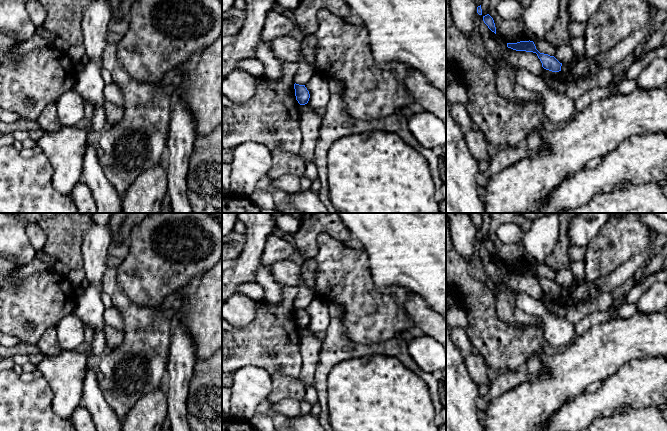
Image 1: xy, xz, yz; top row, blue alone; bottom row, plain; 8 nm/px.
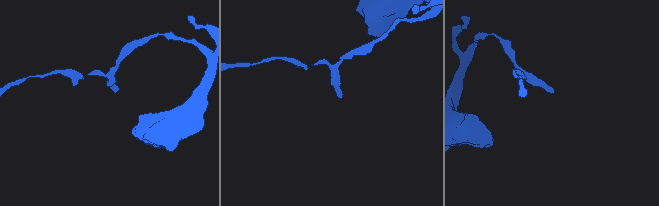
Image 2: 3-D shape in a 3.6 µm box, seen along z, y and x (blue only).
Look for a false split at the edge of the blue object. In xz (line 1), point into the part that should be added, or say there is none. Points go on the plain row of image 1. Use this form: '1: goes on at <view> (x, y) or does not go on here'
1: does not go on here

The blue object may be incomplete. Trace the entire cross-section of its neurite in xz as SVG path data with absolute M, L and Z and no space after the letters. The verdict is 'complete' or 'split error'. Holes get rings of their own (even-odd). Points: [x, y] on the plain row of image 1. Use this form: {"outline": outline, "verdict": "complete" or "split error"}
{"outline": "M294 308L296 324L300 329L308 327L310 318L305 309Z", "verdict": "complete"}

